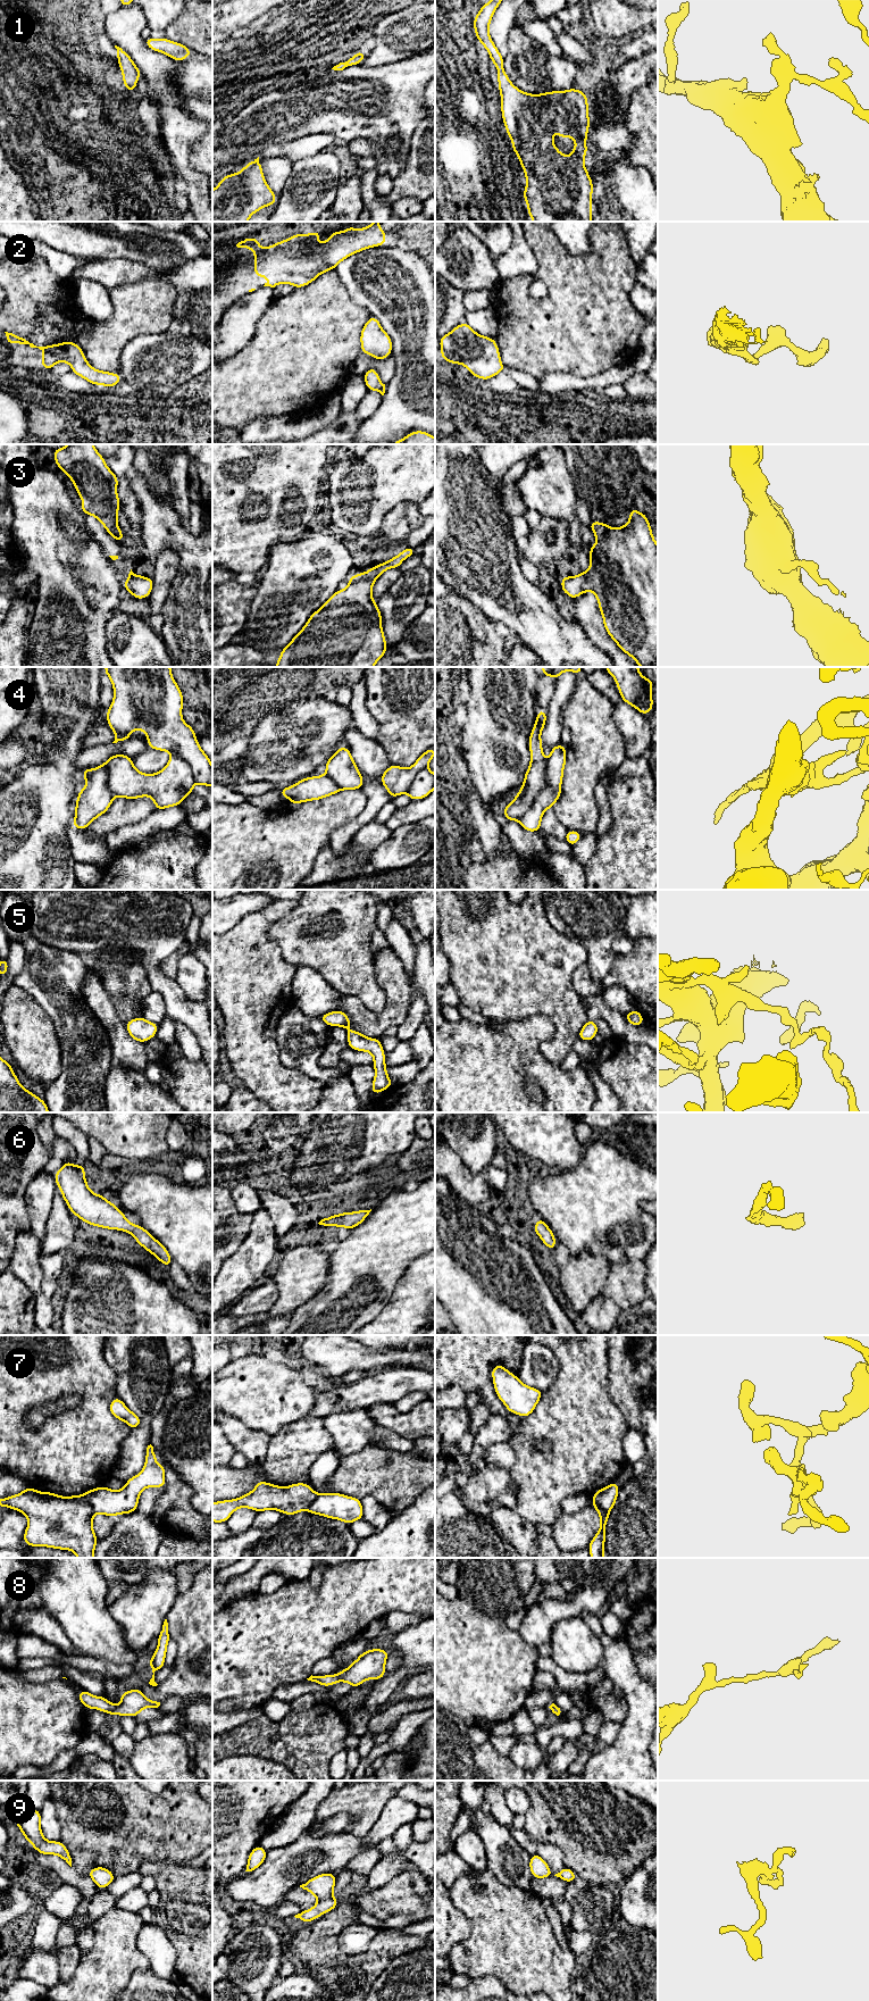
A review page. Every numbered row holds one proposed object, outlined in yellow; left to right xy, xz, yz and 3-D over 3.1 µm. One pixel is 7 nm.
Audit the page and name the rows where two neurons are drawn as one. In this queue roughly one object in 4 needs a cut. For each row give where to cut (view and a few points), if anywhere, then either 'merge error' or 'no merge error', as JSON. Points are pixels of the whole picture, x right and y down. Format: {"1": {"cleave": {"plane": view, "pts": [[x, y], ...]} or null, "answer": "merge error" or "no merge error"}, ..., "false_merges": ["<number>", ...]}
{"1": {"cleave": null, "answer": "no merge error"}, "2": {"cleave": null, "answer": "no merge error"}, "3": {"cleave": null, "answer": "no merge error"}, "4": {"cleave": null, "answer": "no merge error"}, "5": {"cleave": null, "answer": "no merge error"}, "6": {"cleave": null, "answer": "no merge error"}, "7": {"cleave": {"plane": "xy", "pts": [[82, 1495], [94, 1512]]}, "answer": "merge error"}, "8": {"cleave": null, "answer": "no merge error"}, "9": {"cleave": null, "answer": "no merge error"}, "false_merges": ["7"]}

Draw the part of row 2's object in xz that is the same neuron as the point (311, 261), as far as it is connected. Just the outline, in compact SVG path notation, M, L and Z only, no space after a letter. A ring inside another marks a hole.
M379 222L365 228L348 226L341 233L335 231L326 242L311 245L320 237L320 231L294 234L267 248L260 248L258 239L247 237L236 244L256 252L254 276L269 277L264 286L291 284L295 289L314 282L320 274L335 269L349 256L362 250L385 245L386 234Z

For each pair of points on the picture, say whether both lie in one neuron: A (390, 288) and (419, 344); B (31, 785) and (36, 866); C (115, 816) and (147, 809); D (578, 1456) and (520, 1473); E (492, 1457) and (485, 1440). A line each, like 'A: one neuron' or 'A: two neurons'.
A: one neuron
B: one neuron
C: one neuron
D: one neuron
E: two neurons

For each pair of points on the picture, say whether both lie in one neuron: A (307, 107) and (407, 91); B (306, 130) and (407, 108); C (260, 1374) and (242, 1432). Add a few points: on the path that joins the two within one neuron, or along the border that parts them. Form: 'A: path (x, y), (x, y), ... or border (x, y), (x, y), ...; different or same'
A: path (332, 102), (382, 102); same
B: path (331, 119), (369, 119), (382, 117); same
C: border (224, 1412), (269, 1435); different

